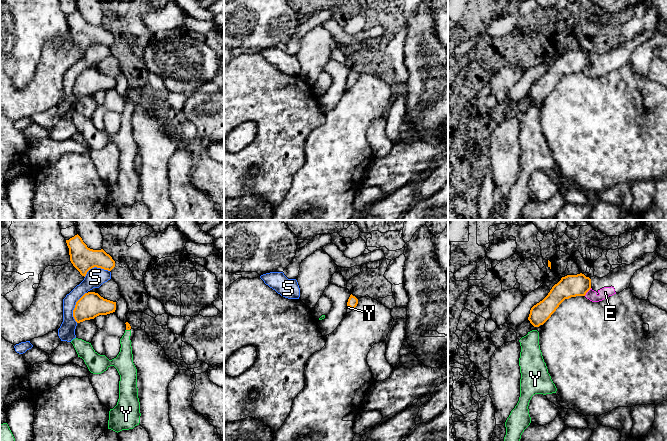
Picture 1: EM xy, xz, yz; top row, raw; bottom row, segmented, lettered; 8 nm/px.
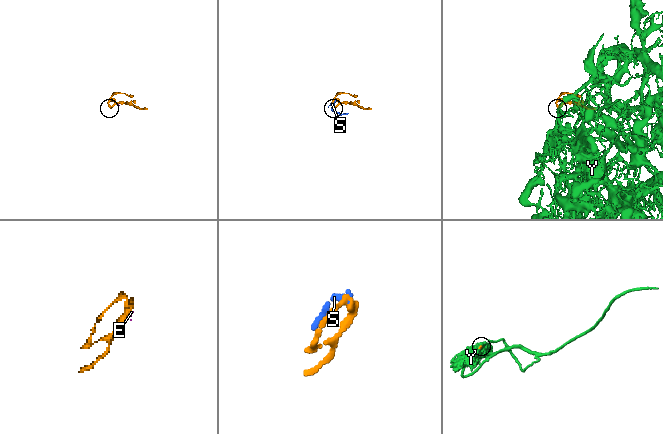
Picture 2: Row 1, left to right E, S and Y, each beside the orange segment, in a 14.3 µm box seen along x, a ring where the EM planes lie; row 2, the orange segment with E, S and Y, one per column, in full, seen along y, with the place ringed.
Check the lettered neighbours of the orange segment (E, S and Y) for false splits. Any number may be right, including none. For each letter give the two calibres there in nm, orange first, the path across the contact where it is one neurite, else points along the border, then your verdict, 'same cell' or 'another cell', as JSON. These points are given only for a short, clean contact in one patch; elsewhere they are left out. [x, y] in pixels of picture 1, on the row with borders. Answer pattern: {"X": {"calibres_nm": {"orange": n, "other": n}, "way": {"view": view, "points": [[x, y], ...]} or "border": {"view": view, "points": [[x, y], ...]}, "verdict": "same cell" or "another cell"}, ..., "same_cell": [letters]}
{"E": {"calibres_nm": {"orange": 180, "other": 90}, "border": {"view": "yz", "points": [[591, 288], [584, 295]]}, "verdict": "another cell"}, "S": {"calibres_nm": {"orange": 200, "other": 140}, "verdict": "another cell"}, "Y": {"calibres_nm": {"orange": 80, "other": 20}, "verdict": "same cell"}, "same_cell": ["Y"]}

